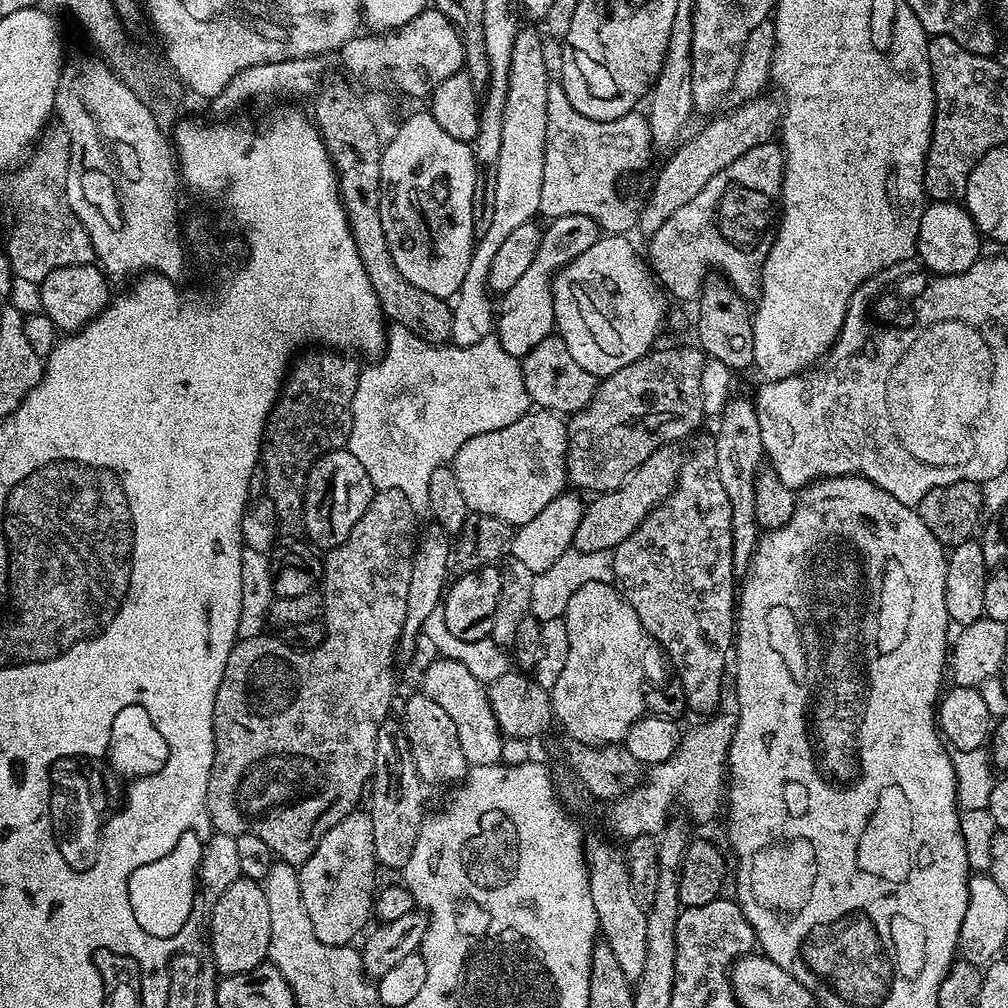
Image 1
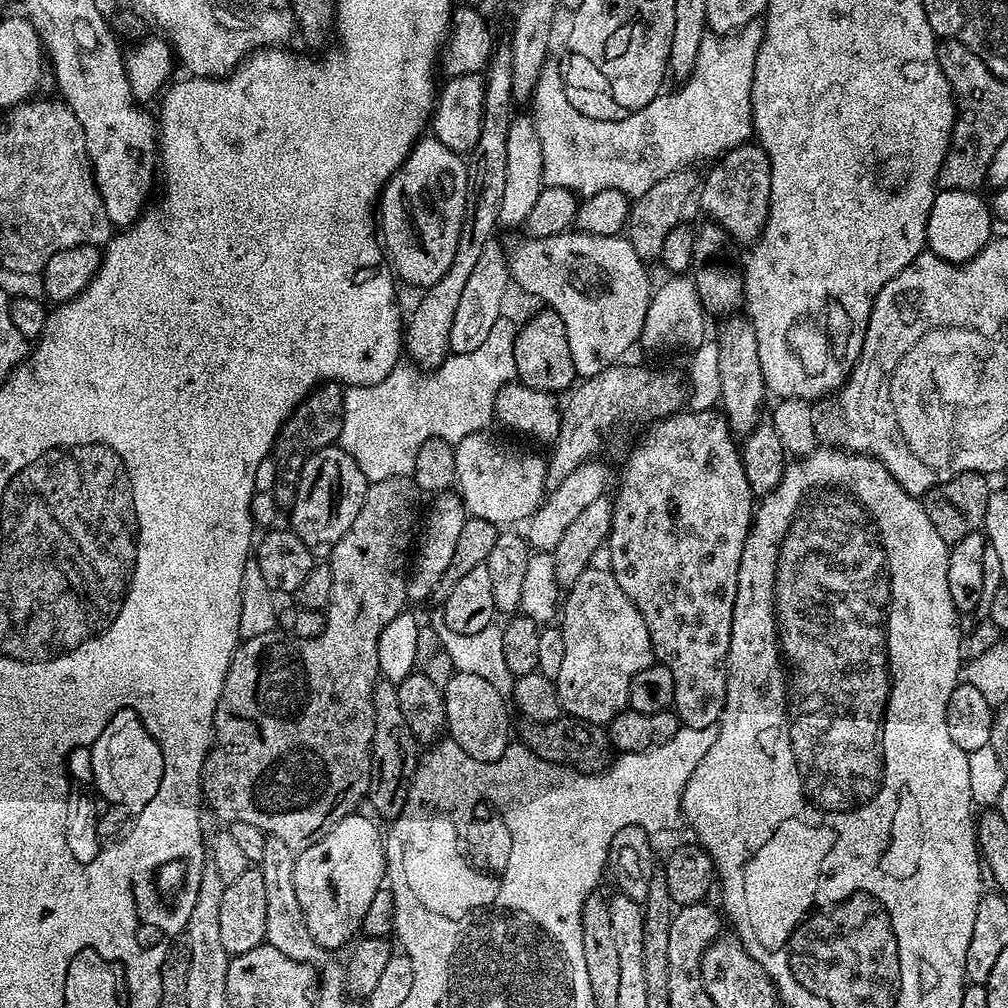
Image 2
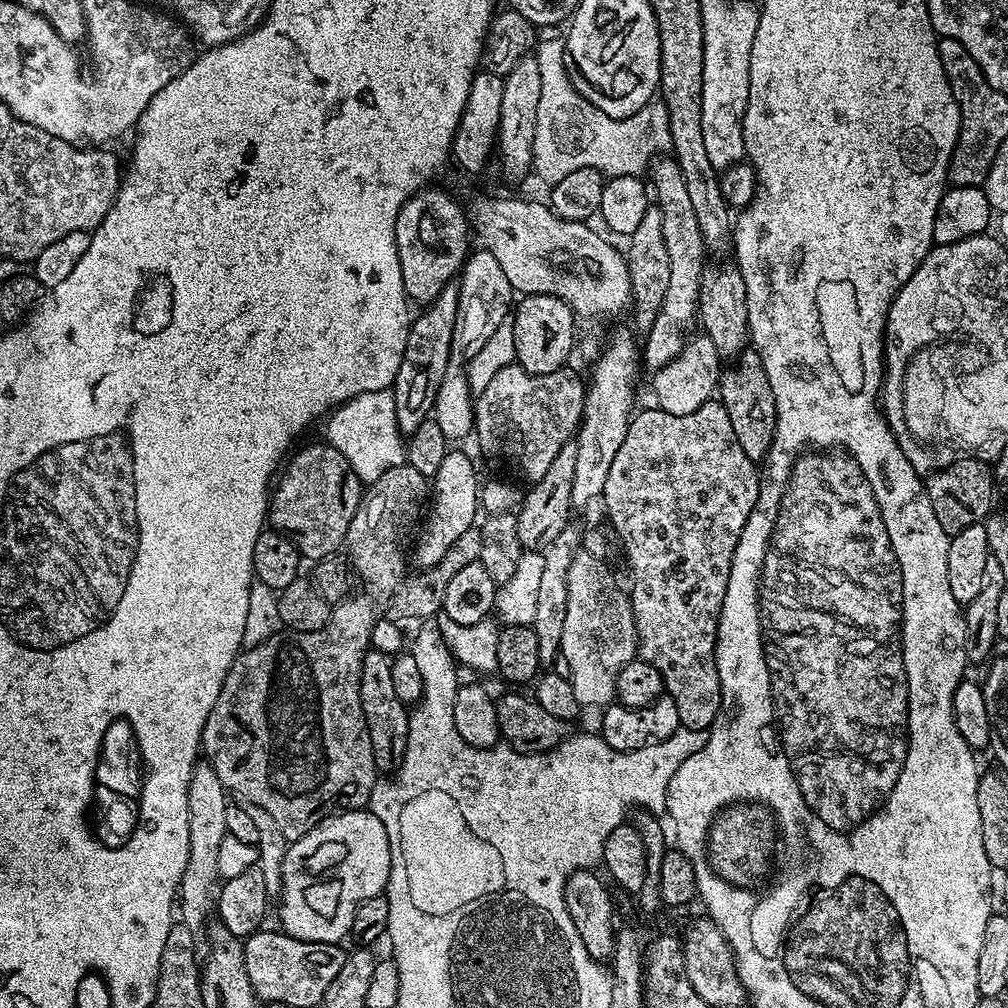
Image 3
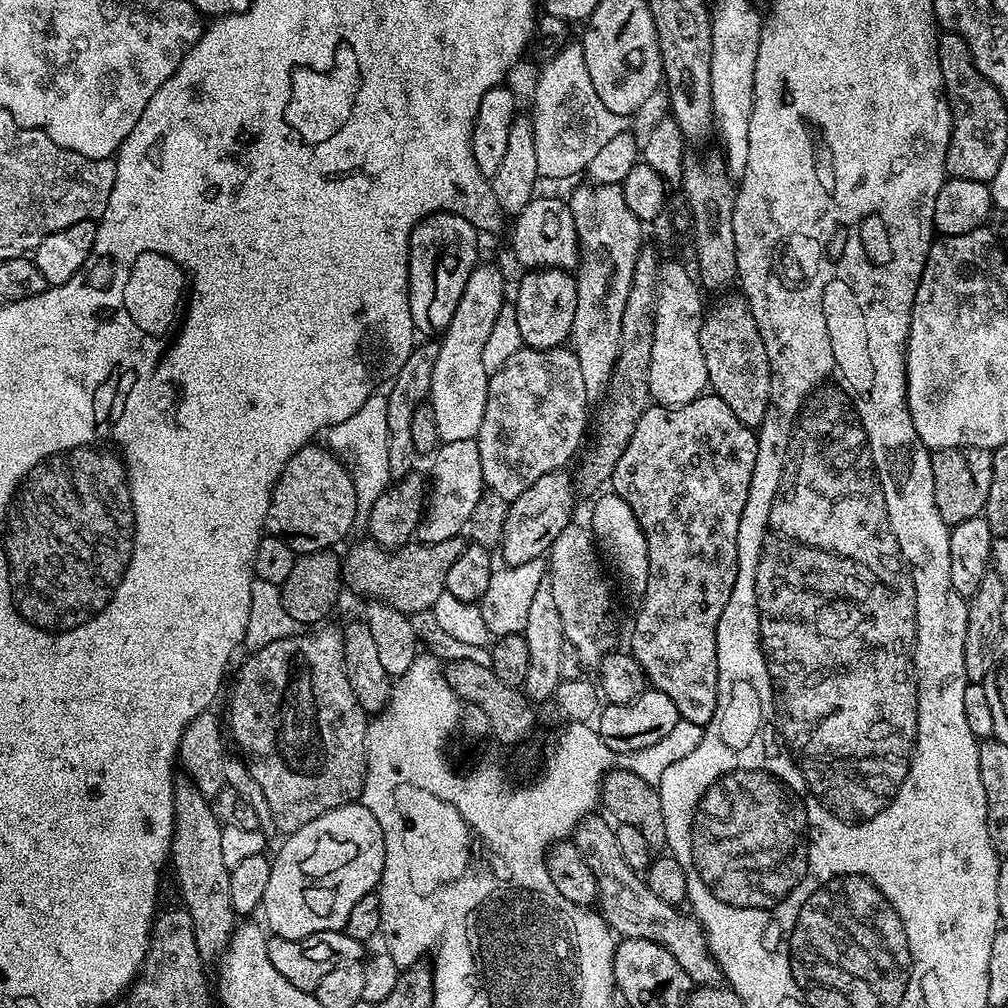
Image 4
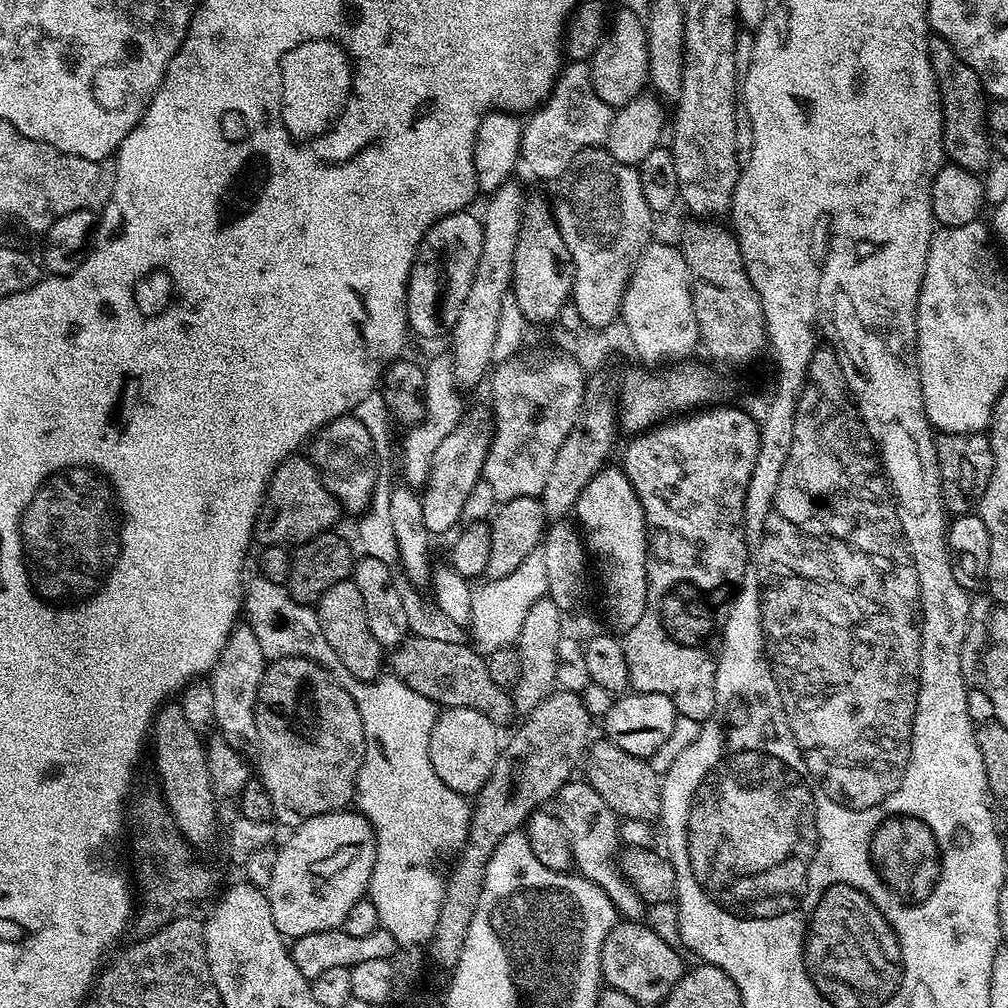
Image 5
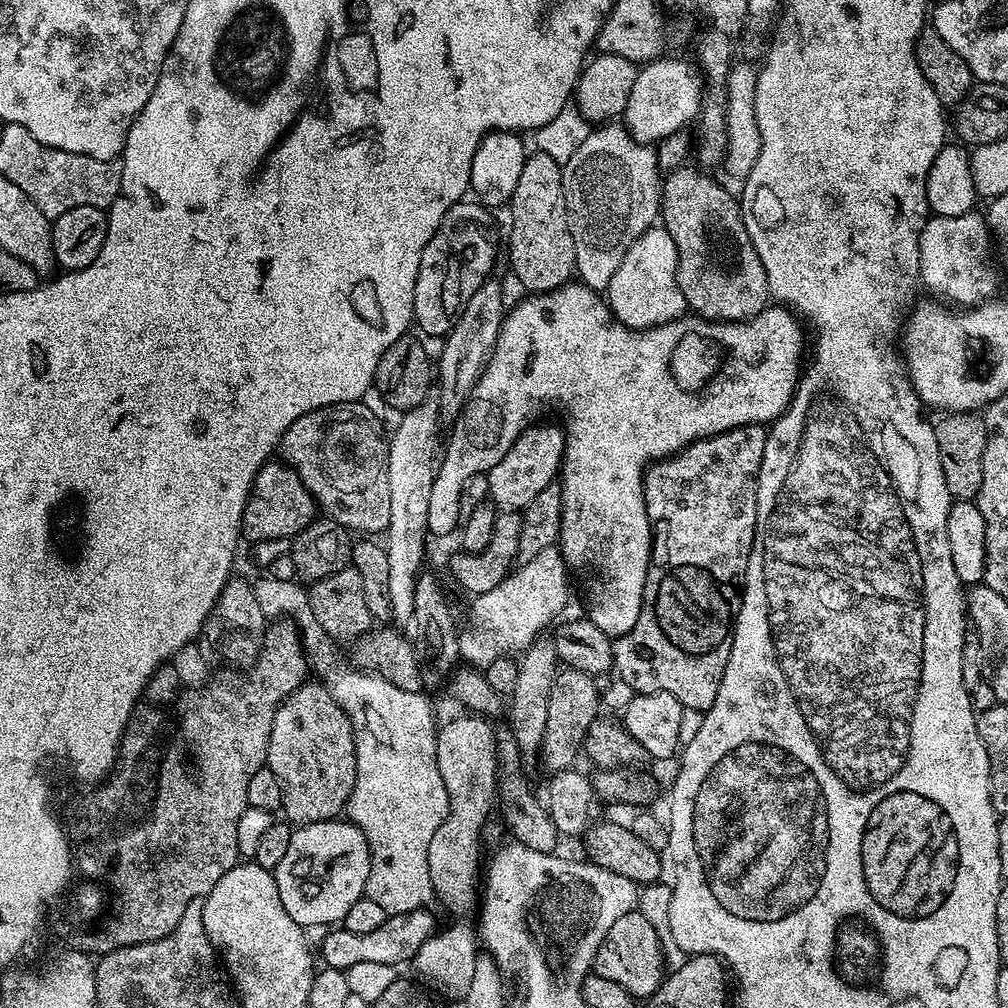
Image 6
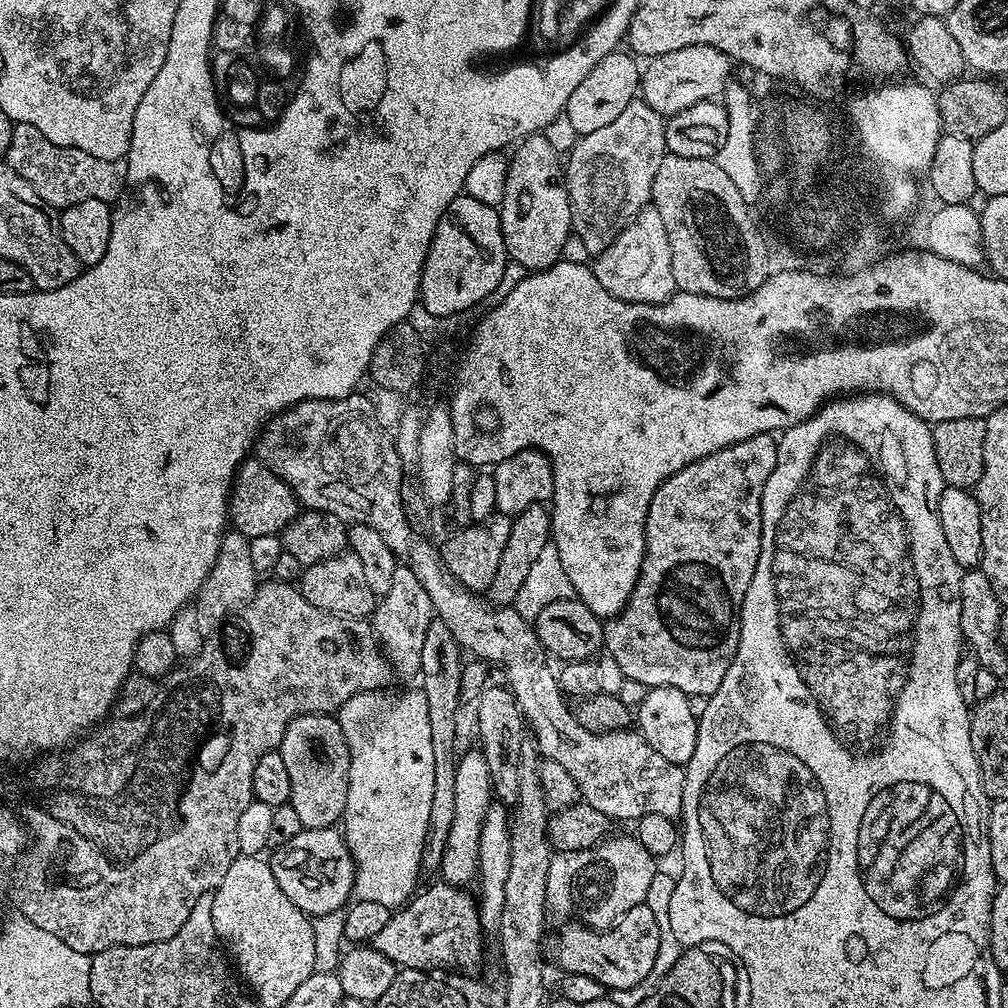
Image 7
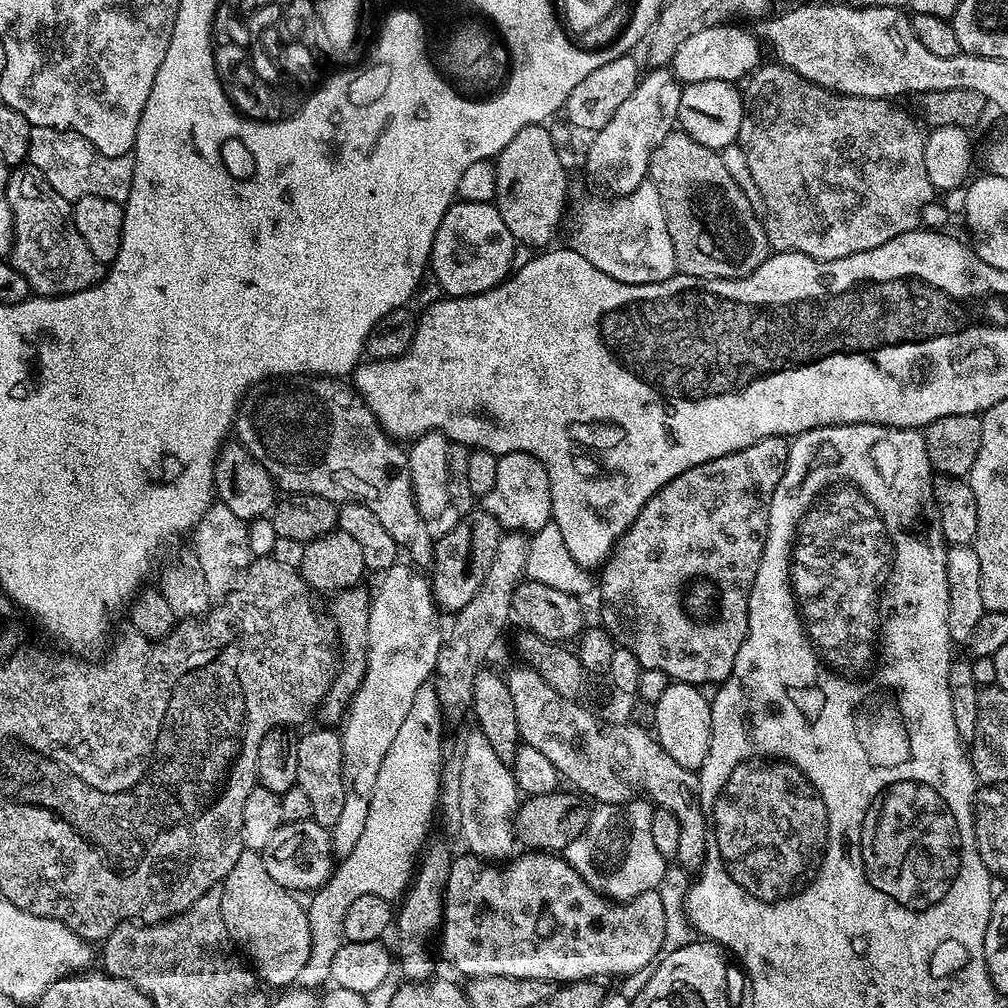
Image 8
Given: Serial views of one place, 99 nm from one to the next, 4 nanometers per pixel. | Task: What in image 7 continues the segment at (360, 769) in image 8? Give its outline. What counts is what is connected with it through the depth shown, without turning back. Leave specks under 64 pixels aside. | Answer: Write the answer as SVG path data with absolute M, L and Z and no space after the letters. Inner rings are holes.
M406 566L394 570L394 582L385 596L379 597L376 611L370 617L372 629L384 649L384 657L397 673L415 677L422 662L422 642L426 642L426 630L434 619L430 597L422 590L422 582Z

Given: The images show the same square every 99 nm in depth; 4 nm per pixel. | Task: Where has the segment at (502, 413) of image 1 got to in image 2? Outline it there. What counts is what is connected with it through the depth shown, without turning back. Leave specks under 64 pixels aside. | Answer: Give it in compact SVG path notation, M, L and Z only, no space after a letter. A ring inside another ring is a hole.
M501 314L498 322L494 322L494 330L490 330L490 338L486 338L478 350L450 354L431 370L421 370L411 362L401 362L394 366L394 370L390 370L390 374L386 374L386 378L382 378L382 382L374 382L374 386L344 388L342 418L346 418L346 426L342 426L338 442L346 442L350 458L358 462L358 470L366 474L369 482L389 480L395 476L411 477L418 450L422 450L427 440L451 441L453 436L448 428L460 428L460 436L469 436L485 431L489 427L487 424L493 423L498 394L517 379L514 366L517 331L517 321L512 321L508 314Z

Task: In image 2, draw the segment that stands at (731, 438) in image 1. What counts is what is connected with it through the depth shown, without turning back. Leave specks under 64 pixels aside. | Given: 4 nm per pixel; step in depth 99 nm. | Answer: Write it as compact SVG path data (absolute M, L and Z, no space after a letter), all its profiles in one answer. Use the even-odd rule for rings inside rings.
M729 315L721 324L724 325L720 328L720 337L715 337L714 340L718 346L718 382L720 383L718 404L733 437L743 438L756 429L761 419L760 407L764 404L764 396L766 397L762 362L758 362L758 338L754 334L752 321L743 315Z

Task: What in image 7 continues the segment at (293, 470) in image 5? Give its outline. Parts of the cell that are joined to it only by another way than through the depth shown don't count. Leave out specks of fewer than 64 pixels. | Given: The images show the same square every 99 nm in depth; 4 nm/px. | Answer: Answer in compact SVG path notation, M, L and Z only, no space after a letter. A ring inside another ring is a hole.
M249 458L241 464L232 480L232 495L228 498L230 524L235 531L248 537L249 541L263 536L275 536L283 532L284 527L300 515L302 505L278 474L271 472L266 465L255 458Z

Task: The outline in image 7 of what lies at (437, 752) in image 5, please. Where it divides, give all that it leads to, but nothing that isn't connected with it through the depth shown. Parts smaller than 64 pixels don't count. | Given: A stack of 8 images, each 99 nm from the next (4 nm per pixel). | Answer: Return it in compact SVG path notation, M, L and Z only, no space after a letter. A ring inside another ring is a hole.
M479 749L457 759L454 784L454 820L451 822L447 847L440 863L440 874L445 883L468 886L477 879L479 862L479 836L485 814L492 805L494 795L486 760Z

